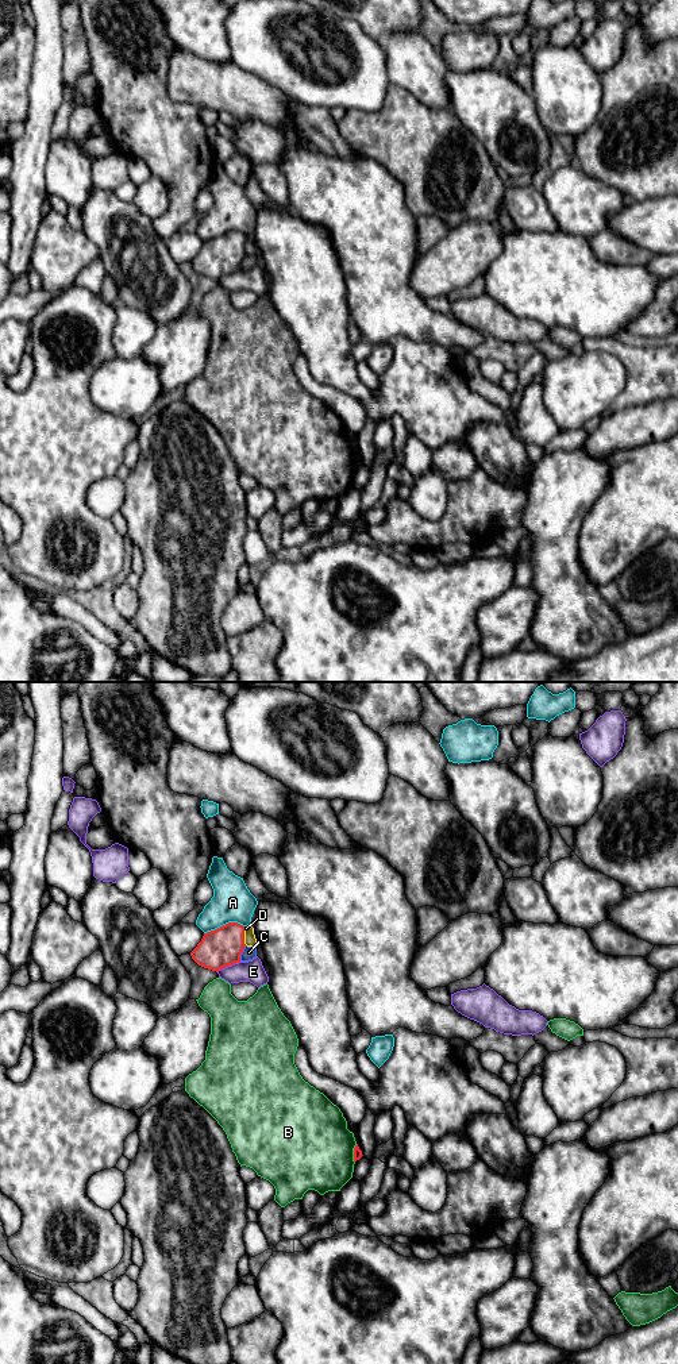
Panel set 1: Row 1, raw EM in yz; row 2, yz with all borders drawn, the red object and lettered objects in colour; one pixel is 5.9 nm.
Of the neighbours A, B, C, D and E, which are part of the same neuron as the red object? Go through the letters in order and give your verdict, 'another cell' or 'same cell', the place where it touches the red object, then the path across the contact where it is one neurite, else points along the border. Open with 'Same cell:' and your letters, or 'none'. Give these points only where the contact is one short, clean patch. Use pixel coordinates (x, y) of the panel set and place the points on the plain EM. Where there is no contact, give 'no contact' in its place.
Same cell: none
A: another cell | yz (223, 234)
B: another cell | yz (354, 462)
C: another cell | yz (241, 262)
D: another cell | yz (243, 245)
E: another cell | yz (227, 274)

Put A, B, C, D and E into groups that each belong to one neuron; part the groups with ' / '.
A / B / C / D / E

